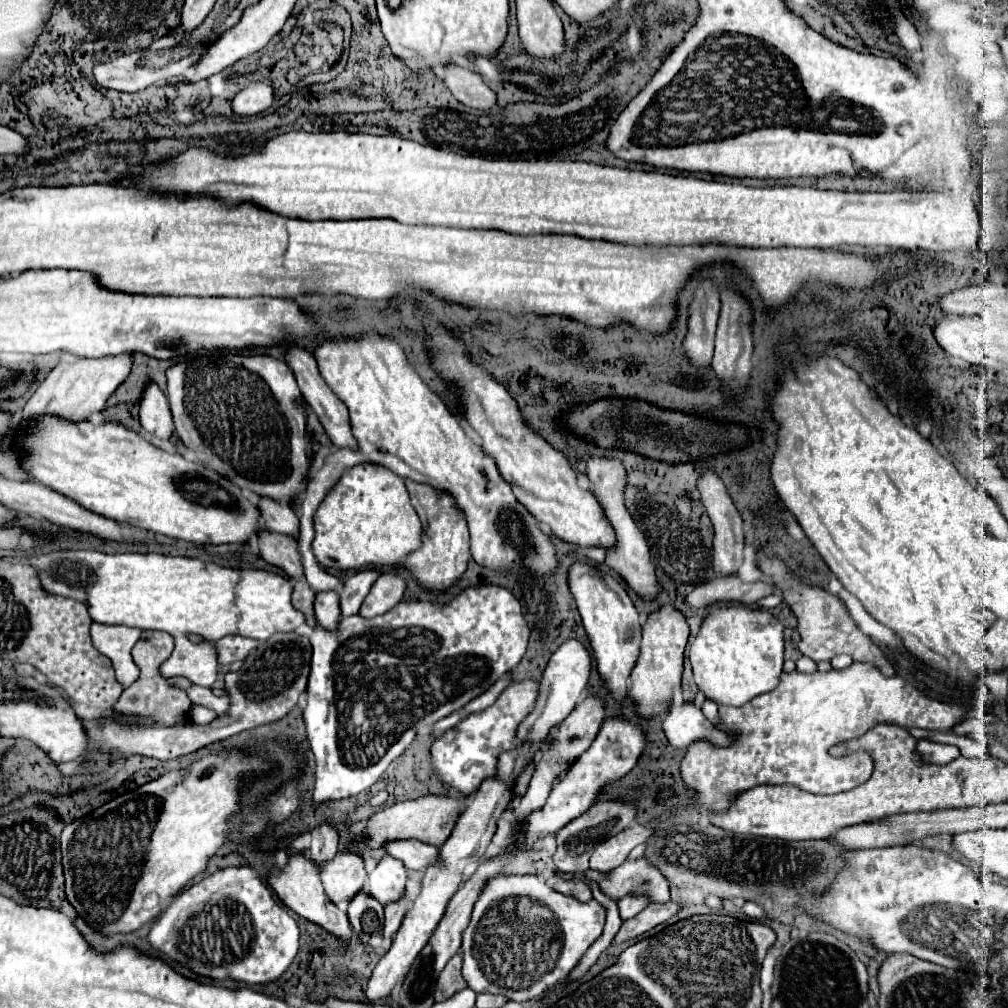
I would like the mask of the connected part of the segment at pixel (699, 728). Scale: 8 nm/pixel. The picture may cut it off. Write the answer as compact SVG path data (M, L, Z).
M683 702L681 706L671 706L667 716L663 718L663 730L671 746L679 750L687 750L693 742L705 740L717 748L727 748L735 742L725 730L715 728L693 702Z

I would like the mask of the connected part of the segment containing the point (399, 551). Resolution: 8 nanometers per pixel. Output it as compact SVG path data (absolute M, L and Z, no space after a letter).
M371 462L353 466L323 498L315 514L313 552L321 566L335 570L385 570L421 548L423 526L409 504L401 478L385 466Z

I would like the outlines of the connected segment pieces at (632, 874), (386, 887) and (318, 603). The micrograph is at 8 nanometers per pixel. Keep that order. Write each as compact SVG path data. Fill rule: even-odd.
M645 858L627 860L611 872L587 870L583 878L597 882L601 892L615 902L629 894L647 896L651 904L653 902L665 904L669 900L669 884L665 884L661 872L657 872Z
M385 854L379 860L373 874L369 876L369 888L367 890L381 904L389 904L389 902L395 902L403 896L405 880L407 880L405 866L399 860Z
M327 590L315 594L315 618L323 628L333 628L333 624L337 624L337 620L341 618L341 610L335 592Z

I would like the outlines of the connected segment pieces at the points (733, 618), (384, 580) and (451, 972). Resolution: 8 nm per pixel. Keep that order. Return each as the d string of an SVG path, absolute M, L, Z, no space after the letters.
M731 604L711 608L689 650L689 660L695 684L707 700L721 706L745 706L755 696L779 686L783 650L783 626L769 610Z
M381 574L361 604L359 616L375 618L389 612L403 596L405 582L397 574Z
M455 954L447 966L443 968L443 972L439 974L437 980L437 990L435 990L435 1002L443 1002L447 998L453 996L453 992L463 990L467 986L467 982L461 976L461 964L463 964L463 956Z

